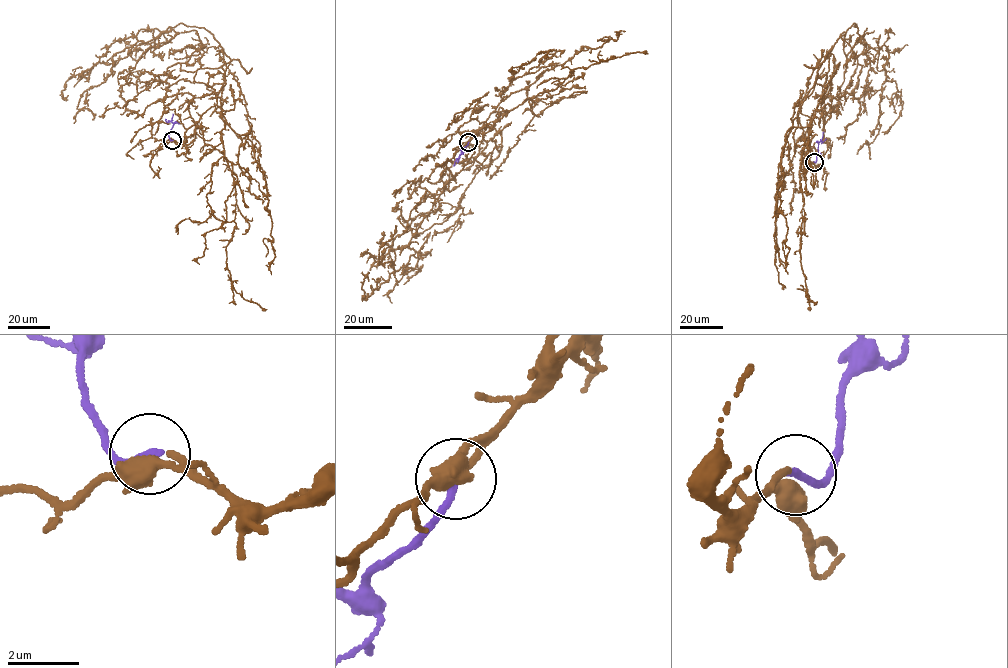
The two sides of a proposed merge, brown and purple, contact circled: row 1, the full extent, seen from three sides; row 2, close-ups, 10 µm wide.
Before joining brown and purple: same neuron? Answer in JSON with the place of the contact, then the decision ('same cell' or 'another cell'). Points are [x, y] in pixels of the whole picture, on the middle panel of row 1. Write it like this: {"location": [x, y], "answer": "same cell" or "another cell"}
{"location": [468, 142], "answer": "same cell"}

